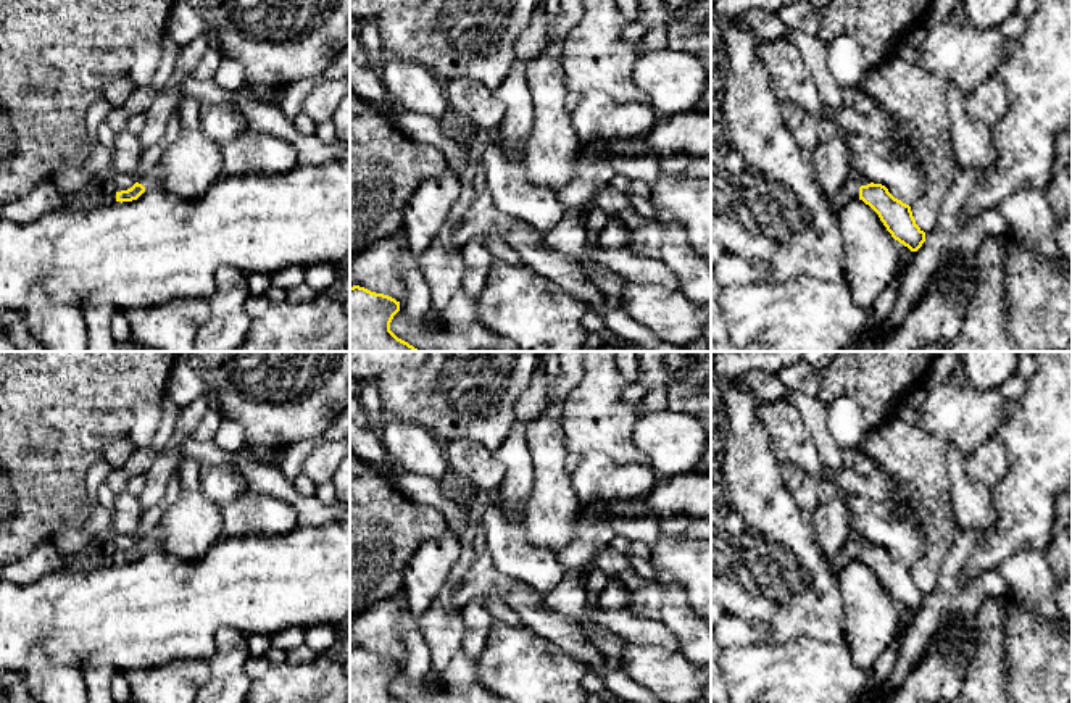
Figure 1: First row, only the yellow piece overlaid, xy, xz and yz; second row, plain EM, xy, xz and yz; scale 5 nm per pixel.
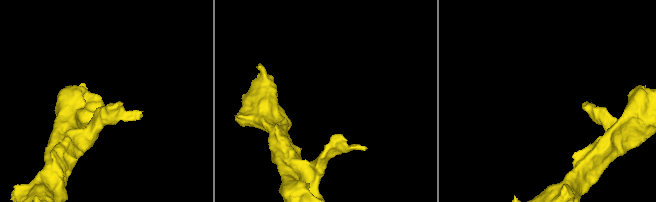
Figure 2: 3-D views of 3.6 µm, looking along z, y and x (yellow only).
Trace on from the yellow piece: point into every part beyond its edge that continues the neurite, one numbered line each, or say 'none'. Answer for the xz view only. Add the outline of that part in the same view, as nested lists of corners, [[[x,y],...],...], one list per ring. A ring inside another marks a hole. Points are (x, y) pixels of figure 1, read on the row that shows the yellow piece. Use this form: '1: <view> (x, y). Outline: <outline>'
none

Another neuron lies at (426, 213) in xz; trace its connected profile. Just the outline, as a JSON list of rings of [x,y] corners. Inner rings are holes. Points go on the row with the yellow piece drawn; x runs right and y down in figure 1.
[[[448,169],[442,176],[422,181],[411,195],[403,214],[403,231],[414,258],[424,255],[438,237],[459,190],[458,174]]]

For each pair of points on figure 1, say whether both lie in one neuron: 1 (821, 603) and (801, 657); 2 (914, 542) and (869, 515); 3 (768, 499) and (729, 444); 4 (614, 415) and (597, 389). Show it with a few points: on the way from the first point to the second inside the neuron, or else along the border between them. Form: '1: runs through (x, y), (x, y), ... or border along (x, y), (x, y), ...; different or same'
1: border along (843, 644), (795, 637), (771, 647); different
2: runs through (903, 536), (893, 526), (880, 523); same
3: runs through (755, 486), (729, 457); same
4: runs through (608, 408), (600, 400), (600, 395); same

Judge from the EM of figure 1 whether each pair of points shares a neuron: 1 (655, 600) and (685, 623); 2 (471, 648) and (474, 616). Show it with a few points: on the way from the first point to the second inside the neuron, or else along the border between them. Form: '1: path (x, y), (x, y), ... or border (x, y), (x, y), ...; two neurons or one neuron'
1: path (663, 602), (677, 615); one neuron
2: path (474, 640), (474, 624); one neuron

